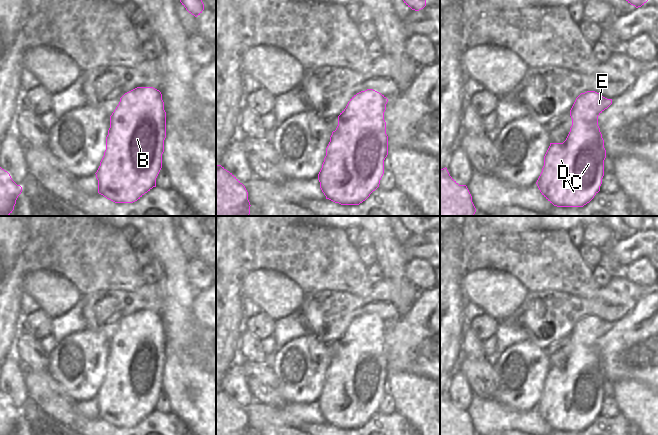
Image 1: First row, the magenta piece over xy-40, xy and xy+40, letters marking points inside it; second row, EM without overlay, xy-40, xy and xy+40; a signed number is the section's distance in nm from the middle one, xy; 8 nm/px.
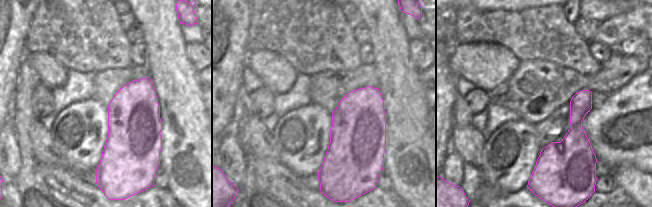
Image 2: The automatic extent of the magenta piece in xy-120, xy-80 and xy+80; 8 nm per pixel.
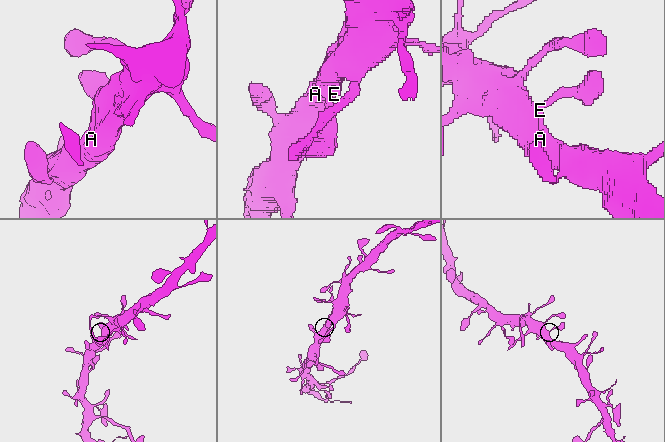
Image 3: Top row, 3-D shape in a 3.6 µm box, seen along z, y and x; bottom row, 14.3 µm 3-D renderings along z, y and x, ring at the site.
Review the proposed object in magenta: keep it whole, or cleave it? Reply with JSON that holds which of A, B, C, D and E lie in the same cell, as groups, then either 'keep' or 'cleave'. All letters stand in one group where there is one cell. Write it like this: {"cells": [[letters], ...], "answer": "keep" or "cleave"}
{"cells": [["A", "B", "C", "D", "E"]], "answer": "keep"}

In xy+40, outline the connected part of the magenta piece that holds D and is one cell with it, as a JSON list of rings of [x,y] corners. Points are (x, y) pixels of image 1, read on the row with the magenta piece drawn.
[[[595,91],[581,93],[570,110],[572,126],[566,140],[563,143],[550,143],[536,184],[542,195],[554,206],[583,207],[600,191],[606,150],[598,116],[611,104],[612,99]]]

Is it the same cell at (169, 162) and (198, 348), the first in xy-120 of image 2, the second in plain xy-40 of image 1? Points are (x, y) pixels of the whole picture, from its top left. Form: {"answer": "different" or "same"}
{"answer": "different"}

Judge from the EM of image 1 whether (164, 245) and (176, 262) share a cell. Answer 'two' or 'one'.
one

